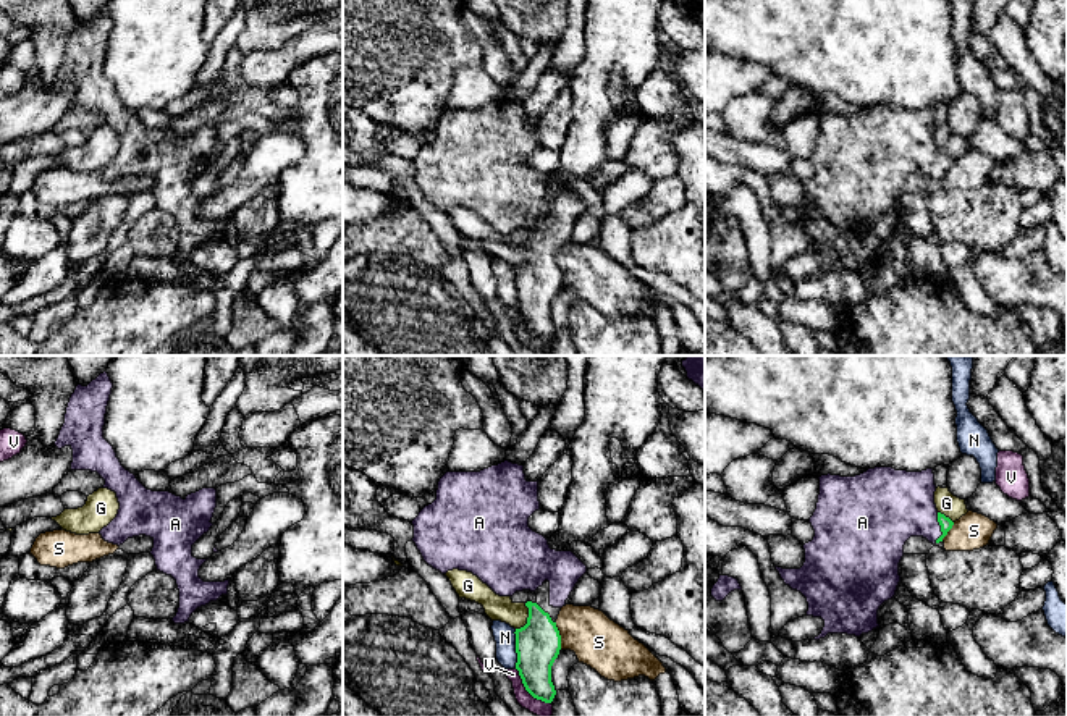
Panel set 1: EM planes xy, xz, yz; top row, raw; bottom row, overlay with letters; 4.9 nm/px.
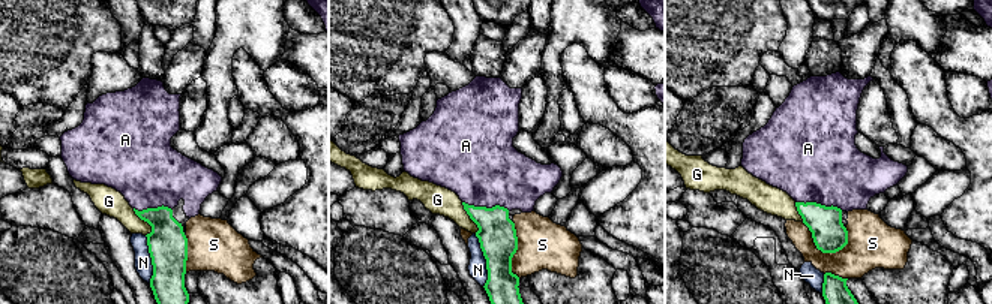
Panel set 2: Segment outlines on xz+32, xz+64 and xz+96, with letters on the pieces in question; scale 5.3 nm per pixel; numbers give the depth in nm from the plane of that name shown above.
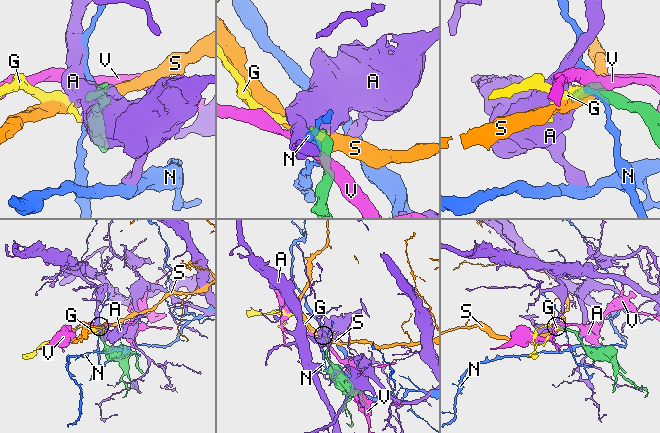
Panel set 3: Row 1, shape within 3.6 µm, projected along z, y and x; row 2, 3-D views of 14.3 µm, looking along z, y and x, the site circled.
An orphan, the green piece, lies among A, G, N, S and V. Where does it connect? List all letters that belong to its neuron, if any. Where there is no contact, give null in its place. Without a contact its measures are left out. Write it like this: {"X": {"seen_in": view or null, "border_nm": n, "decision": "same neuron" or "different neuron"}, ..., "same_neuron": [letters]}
{"A": {"seen_in": "yz", "border_nm": 150, "decision": "same neuron"}, "G": {"seen_in": "xz", "border_nm": 140, "decision": "different neuron"}, "N": {"seen_in": "xz", "border_nm": 190, "decision": "different neuron"}, "S": {"seen_in": "xz", "border_nm": 140, "decision": "different neuron"}, "V": {"seen_in": "xz", "border_nm": 260, "decision": "different neuron"}, "same_neuron": ["A"]}

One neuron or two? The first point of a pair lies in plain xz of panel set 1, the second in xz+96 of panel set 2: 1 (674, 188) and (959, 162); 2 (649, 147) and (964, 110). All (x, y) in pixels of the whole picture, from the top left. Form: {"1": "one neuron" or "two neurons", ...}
{"1": "two neurons", "2": "two neurons"}

